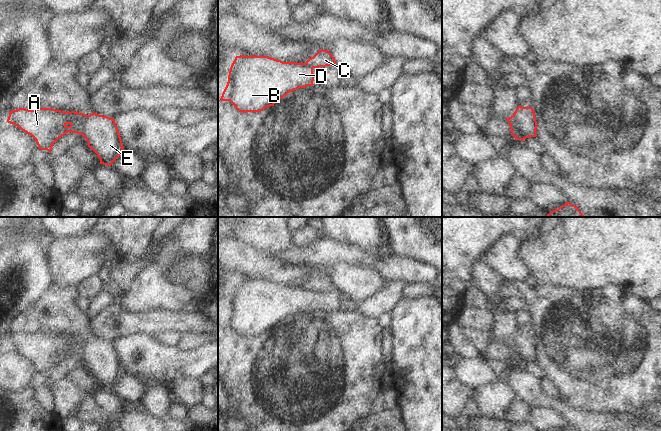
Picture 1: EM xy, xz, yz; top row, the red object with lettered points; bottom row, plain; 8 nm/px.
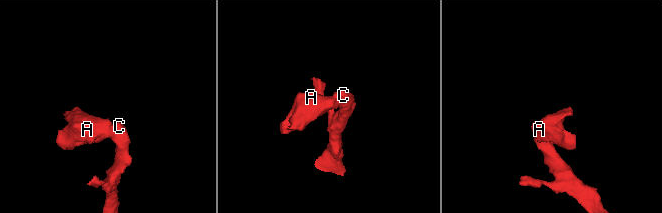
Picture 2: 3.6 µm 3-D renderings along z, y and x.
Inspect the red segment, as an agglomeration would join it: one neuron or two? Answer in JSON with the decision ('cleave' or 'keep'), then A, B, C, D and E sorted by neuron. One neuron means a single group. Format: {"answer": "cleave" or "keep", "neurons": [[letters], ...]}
{"answer": "cleave", "neurons": [["A", "B", "D"], ["C", "E"]]}

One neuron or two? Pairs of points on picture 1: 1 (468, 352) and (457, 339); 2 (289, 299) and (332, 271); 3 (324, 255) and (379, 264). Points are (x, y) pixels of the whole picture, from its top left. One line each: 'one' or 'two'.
1: one
2: two
3: one

